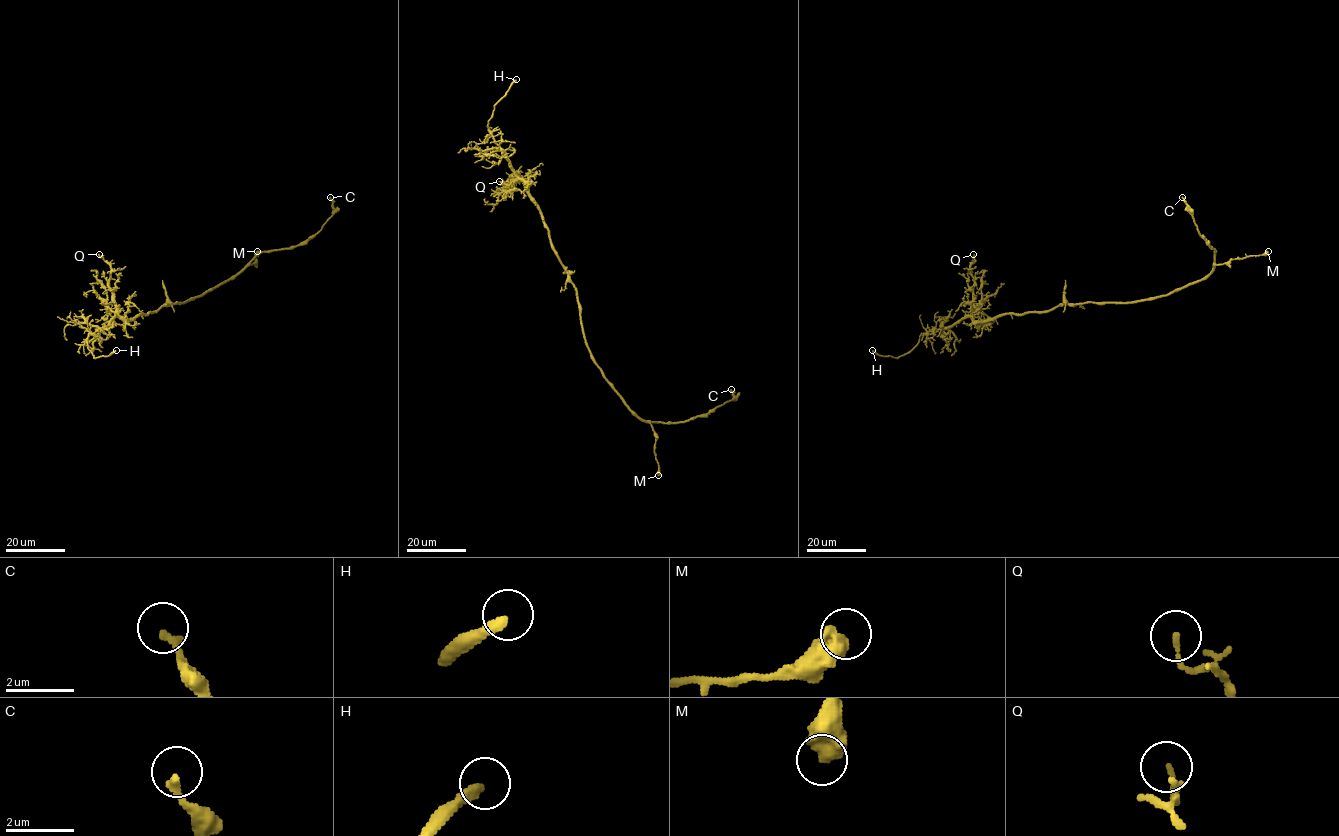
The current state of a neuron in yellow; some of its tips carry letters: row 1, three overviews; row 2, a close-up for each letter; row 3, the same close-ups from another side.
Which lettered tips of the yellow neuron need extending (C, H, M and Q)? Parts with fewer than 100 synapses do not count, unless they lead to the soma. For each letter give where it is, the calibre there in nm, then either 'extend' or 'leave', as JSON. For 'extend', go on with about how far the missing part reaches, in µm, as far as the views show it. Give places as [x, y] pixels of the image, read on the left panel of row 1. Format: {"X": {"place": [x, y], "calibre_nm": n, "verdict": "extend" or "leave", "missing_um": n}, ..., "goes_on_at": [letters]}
{"C": {"place": [330, 197], "calibre_nm": 240, "verdict": "leave"}, "H": {"place": [116, 350], "calibre_nm": 320, "verdict": "extend", "missing_um": 6}, "M": {"place": [257, 251], "calibre_nm": 650, "verdict": "leave"}, "Q": {"place": [99, 254], "calibre_nm": 130, "verdict": "leave"}, "goes_on_at": ["H"]}

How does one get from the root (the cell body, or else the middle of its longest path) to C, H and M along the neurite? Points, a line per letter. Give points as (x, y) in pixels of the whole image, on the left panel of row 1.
C: (178, 302), (199, 297), (233, 279), (259, 253), (304, 244), (332, 215), (330, 197)
H: (178, 302), (164, 304), (128, 320), (115, 317), (87, 337), (87, 348), (95, 358), (116, 350)
M: (178, 302), (199, 297), (233, 279), (255, 261), (257, 251)

